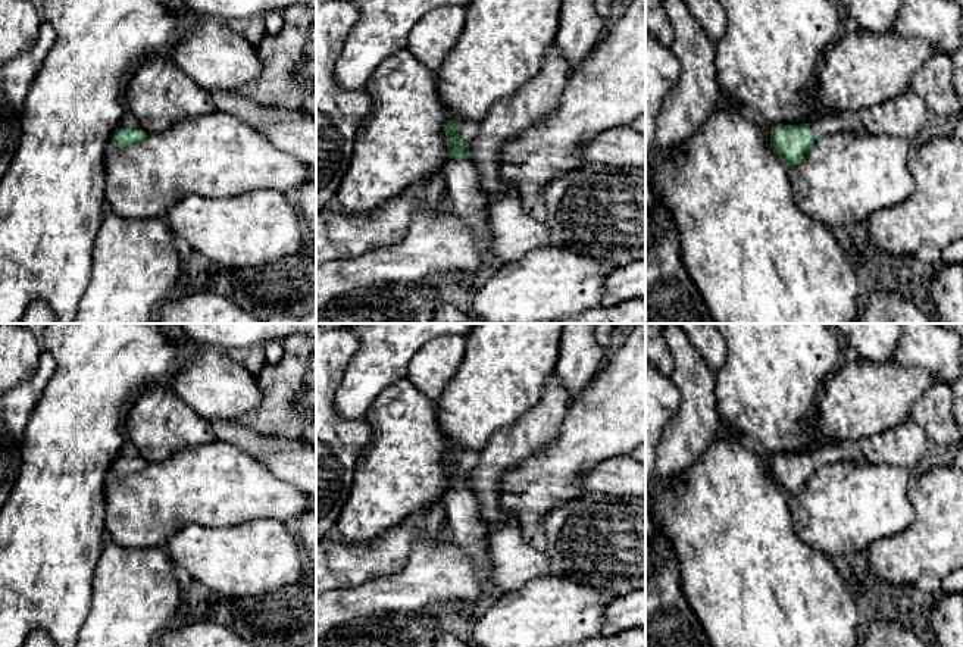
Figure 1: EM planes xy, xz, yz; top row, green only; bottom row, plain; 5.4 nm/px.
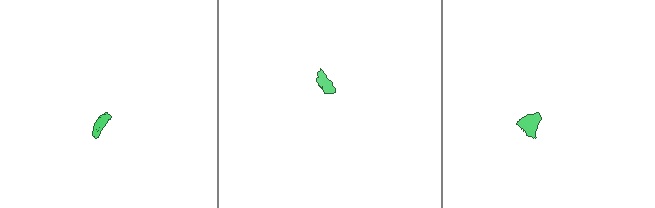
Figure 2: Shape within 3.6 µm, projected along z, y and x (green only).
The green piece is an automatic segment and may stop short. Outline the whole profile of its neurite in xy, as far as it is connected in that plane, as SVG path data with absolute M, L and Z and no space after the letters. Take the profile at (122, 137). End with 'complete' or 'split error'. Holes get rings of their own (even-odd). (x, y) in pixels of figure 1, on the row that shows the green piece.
M128 115L121 126L115 131L112 143L116 147L125 147L134 143L143 141L146 132L138 126L138 124Z; split error

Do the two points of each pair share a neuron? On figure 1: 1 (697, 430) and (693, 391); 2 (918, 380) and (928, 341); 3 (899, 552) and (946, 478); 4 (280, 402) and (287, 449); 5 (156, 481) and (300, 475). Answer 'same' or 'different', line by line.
1: same
2: different
3: same
4: different
5: different

